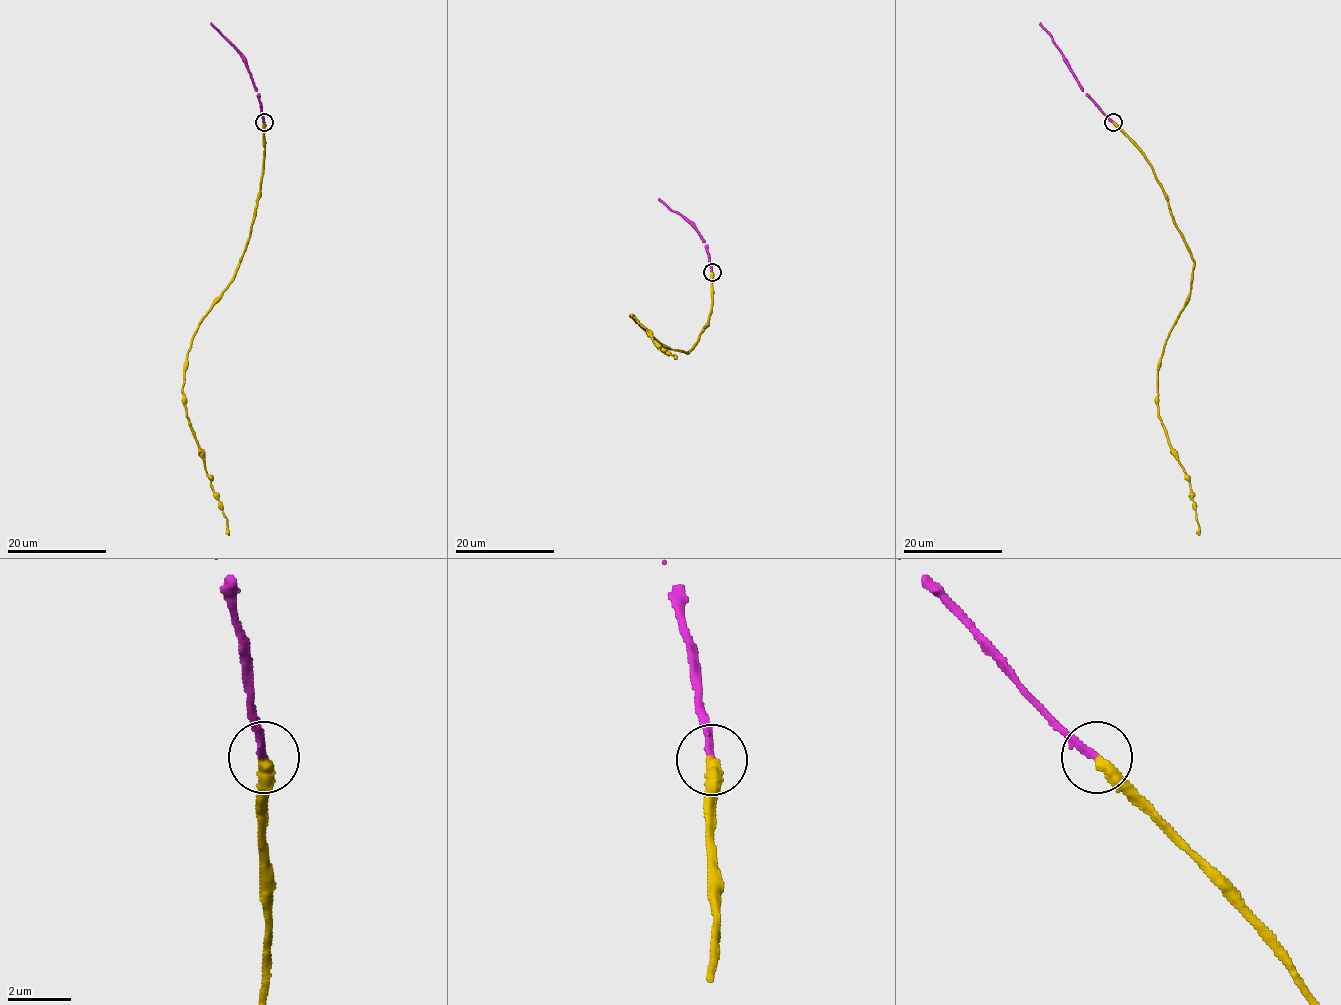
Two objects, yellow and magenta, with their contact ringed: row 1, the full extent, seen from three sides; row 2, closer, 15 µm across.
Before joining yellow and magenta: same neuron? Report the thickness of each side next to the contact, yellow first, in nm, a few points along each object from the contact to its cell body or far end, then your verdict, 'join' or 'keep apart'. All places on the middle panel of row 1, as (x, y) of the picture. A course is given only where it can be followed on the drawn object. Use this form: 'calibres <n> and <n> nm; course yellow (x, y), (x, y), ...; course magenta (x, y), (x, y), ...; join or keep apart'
calibres 400 and 200 nm; course yellow (711, 273), (713, 302), (709, 321), (686, 353), (667, 348), (630, 316), (649, 332), (658, 348), (676, 358); course magenta (711, 273), (705, 242), (693, 225), (659, 199); join

